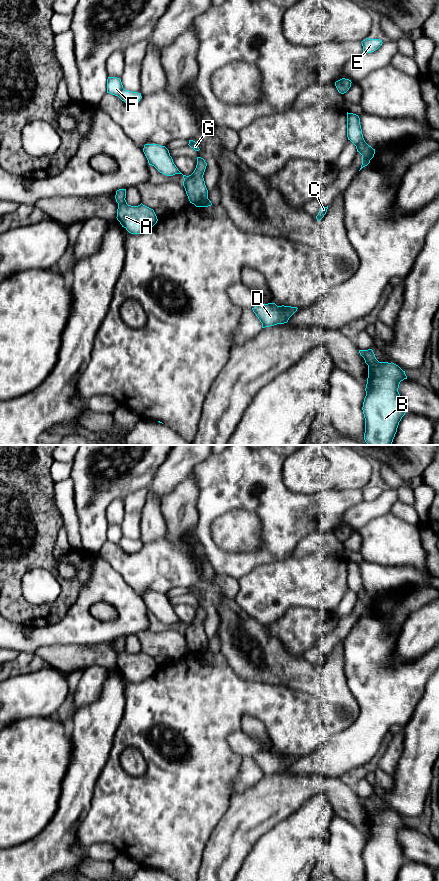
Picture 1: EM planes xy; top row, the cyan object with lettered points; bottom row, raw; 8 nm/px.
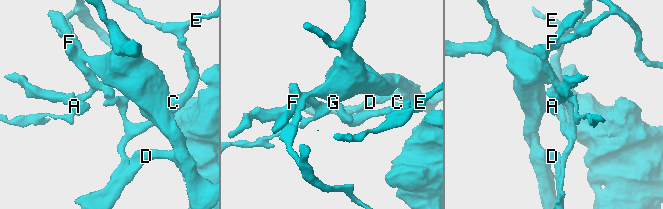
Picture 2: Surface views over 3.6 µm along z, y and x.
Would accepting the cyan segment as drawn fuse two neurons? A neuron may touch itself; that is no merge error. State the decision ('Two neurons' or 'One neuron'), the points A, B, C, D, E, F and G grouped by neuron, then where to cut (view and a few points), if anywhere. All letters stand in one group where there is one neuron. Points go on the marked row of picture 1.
Two neurons. Groups: A B D F G / C E. Split along xy (207, 197), (194, 204)

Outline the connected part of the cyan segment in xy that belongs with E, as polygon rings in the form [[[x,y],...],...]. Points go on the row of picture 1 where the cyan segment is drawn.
[[[366,38],[361,43],[363,46],[363,52],[364,53],[371,53],[371,52],[374,52],[375,50],[377,50],[382,45],[383,42],[380,39]]]

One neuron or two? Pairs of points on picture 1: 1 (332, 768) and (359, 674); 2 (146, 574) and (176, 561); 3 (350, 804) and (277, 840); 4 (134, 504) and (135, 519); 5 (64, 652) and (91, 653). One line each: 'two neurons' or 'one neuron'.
1: one neuron
2: one neuron
3: two neurons
4: one neuron
5: one neuron

